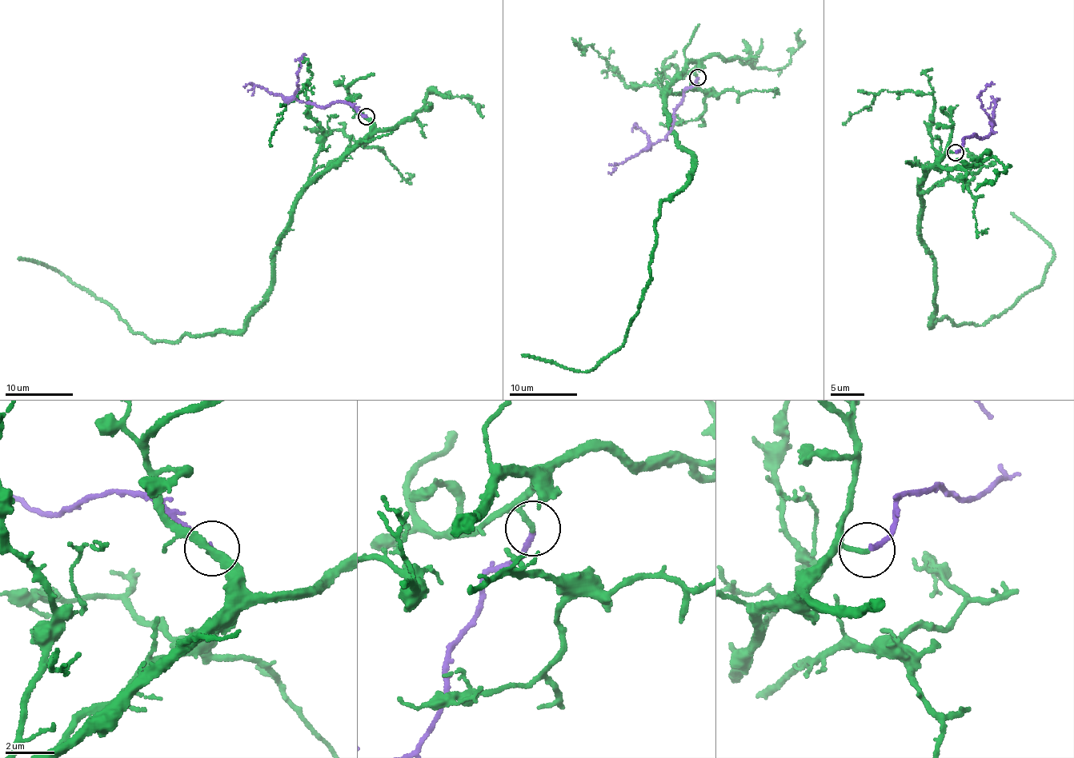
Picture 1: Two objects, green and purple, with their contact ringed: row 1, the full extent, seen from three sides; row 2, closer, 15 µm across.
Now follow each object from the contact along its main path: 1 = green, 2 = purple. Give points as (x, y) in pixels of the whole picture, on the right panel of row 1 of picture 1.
1: (955, 153), (918, 185), (934, 260), (931, 324), (988, 323), (1042, 285), (1053, 251), (1011, 213)
2: (955, 153), (959, 152), (965, 137), (975, 133), (987, 137), (992, 133), (992, 123), (979, 94), (994, 84)

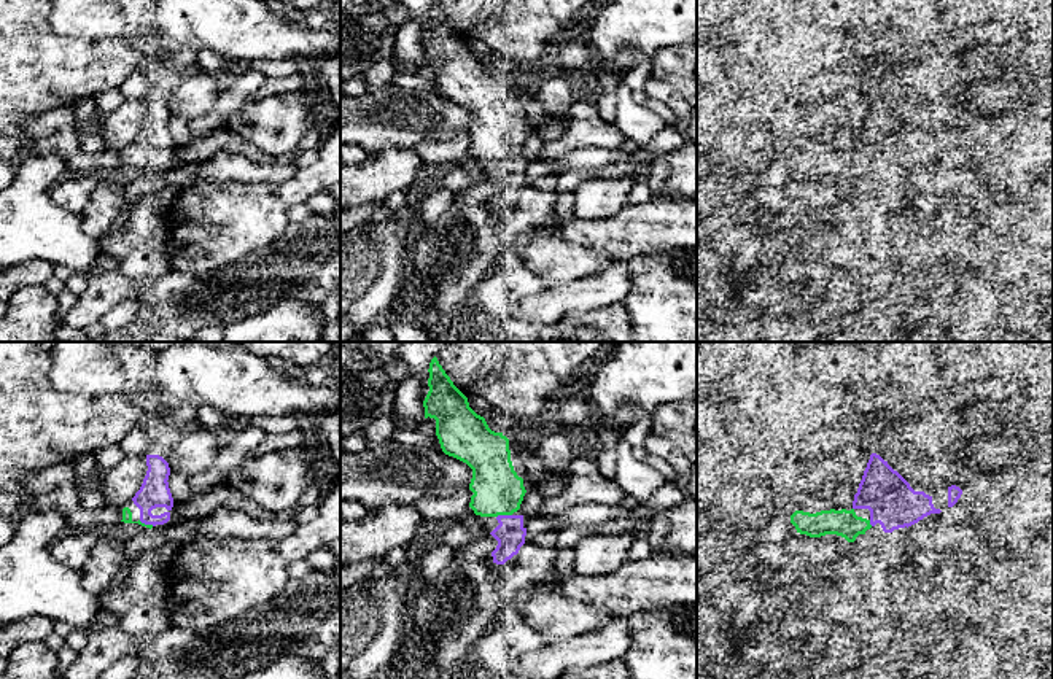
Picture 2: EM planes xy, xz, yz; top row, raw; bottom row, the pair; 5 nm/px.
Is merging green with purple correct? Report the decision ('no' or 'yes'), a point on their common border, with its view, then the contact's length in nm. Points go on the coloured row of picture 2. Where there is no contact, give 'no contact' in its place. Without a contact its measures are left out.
yes | xz (503, 514) | 80 nm

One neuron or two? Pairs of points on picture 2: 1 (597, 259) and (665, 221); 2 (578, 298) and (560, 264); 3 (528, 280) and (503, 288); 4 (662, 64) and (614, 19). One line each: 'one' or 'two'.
1: two
2: two
3: one
4: two

